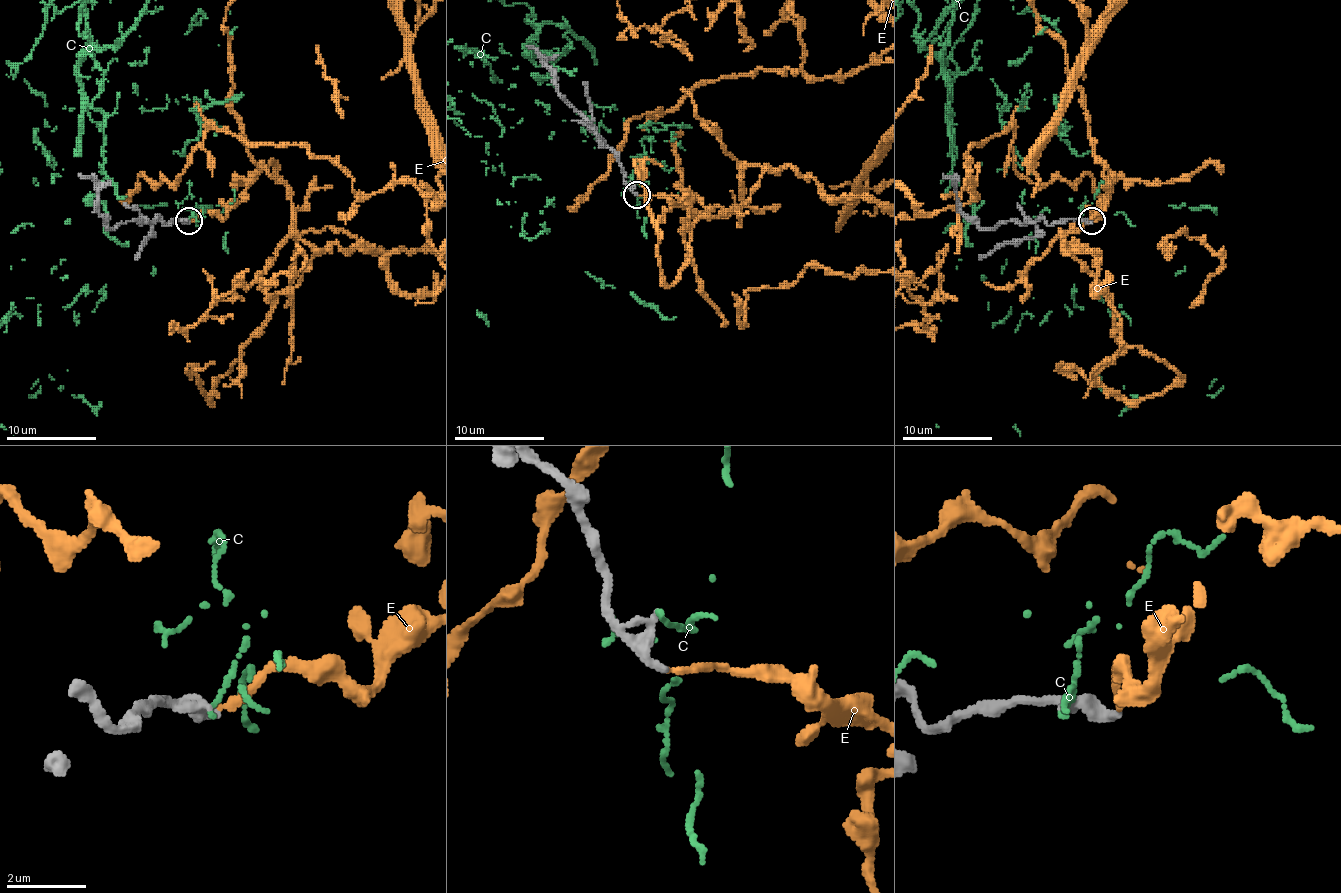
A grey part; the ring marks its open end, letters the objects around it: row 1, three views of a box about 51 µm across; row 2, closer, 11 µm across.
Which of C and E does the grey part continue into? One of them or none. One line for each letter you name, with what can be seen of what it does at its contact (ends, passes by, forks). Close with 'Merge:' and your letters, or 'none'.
E: it ends there
Merge: E

